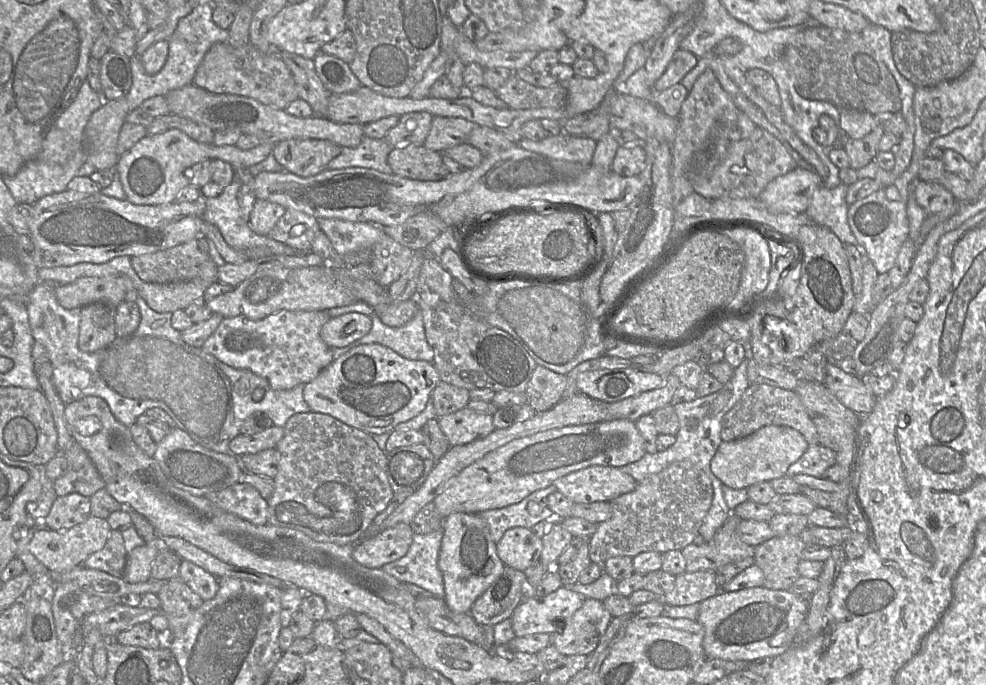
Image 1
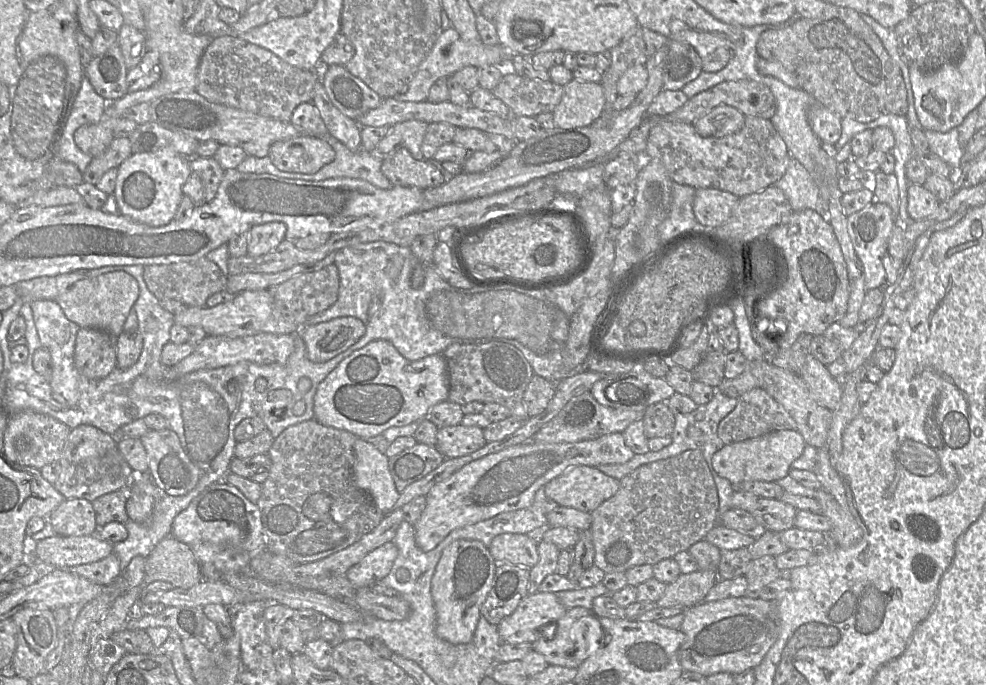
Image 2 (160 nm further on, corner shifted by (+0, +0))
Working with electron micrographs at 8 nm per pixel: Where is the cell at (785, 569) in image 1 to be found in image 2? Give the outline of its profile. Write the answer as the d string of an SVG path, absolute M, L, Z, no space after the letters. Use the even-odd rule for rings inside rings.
M766 555L752 559L746 573L744 573L748 583L744 596L759 598L762 589L780 577L780 570L776 566L775 557Z

